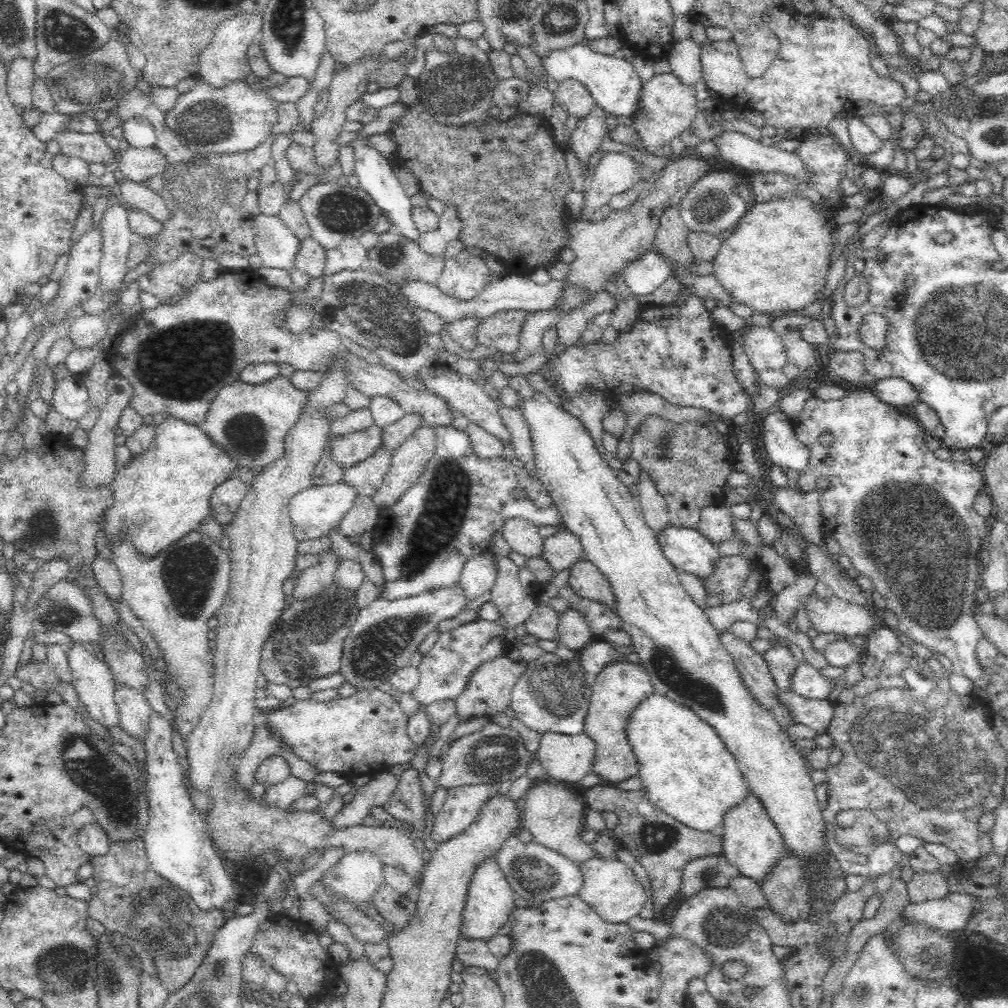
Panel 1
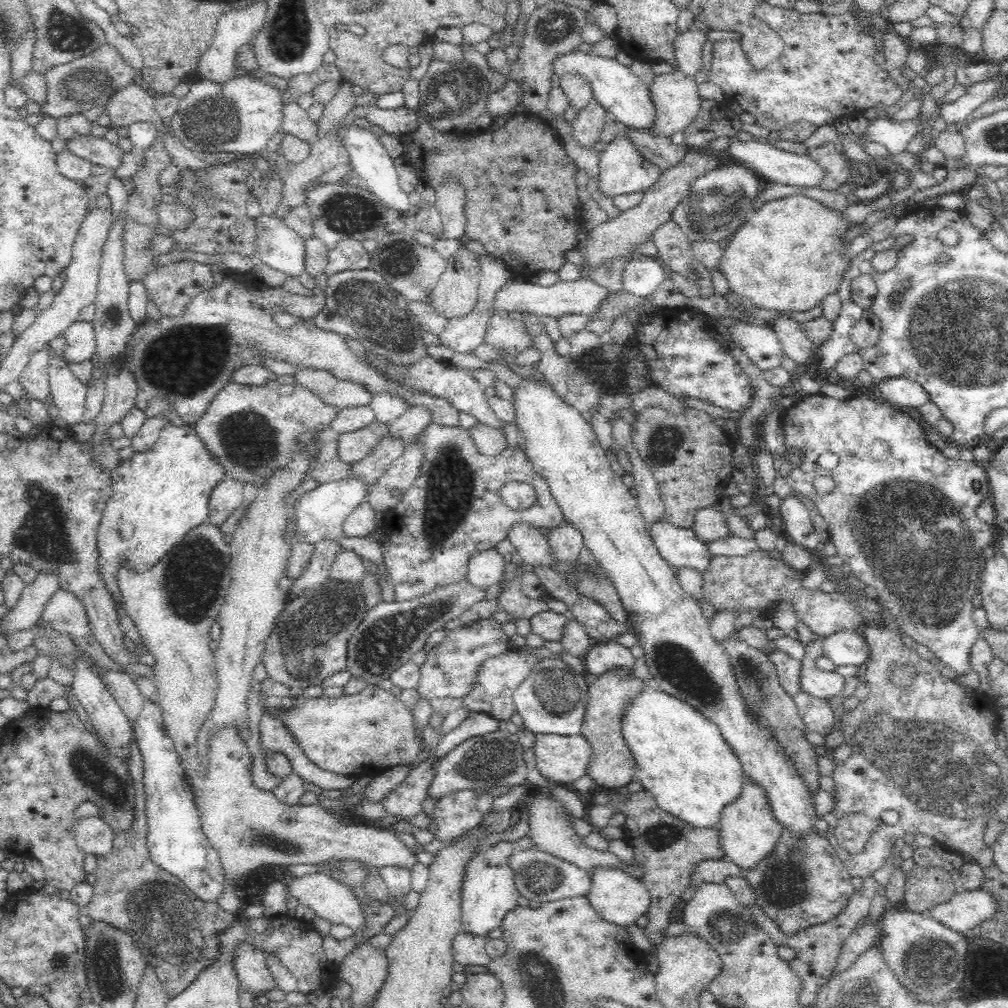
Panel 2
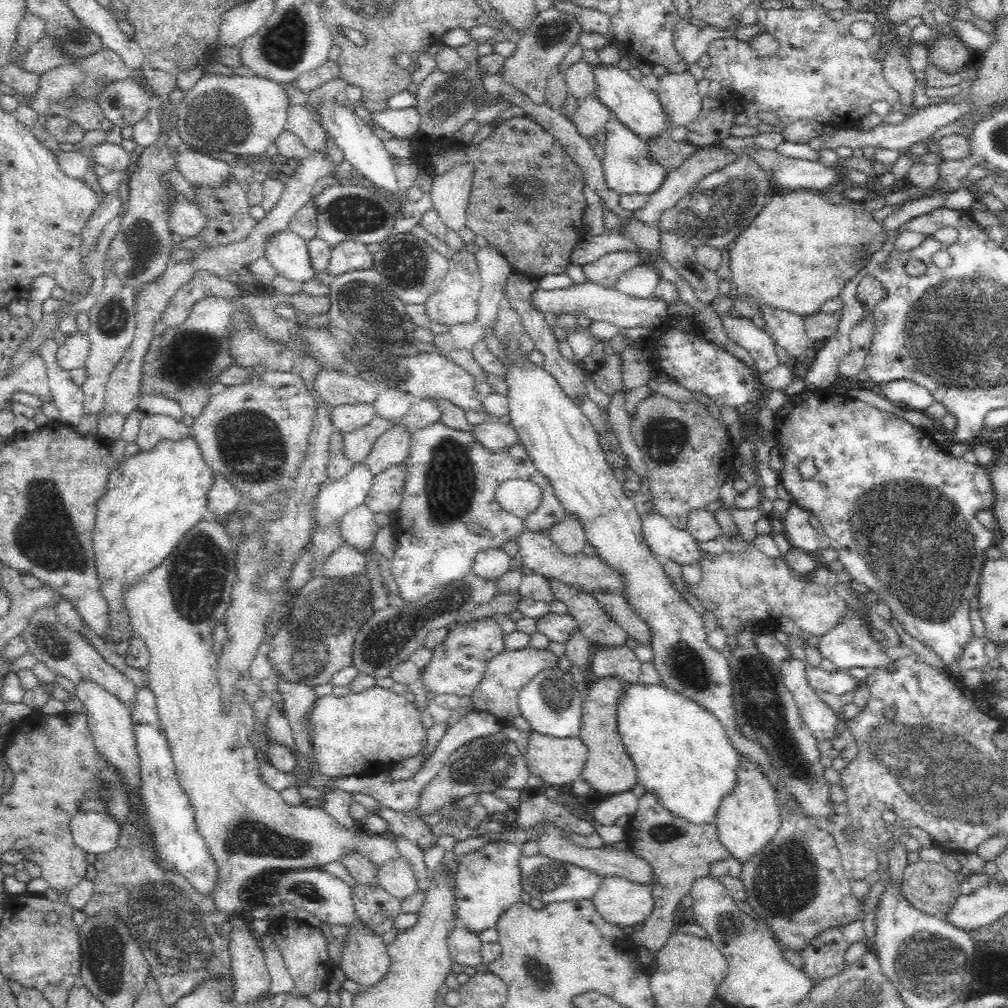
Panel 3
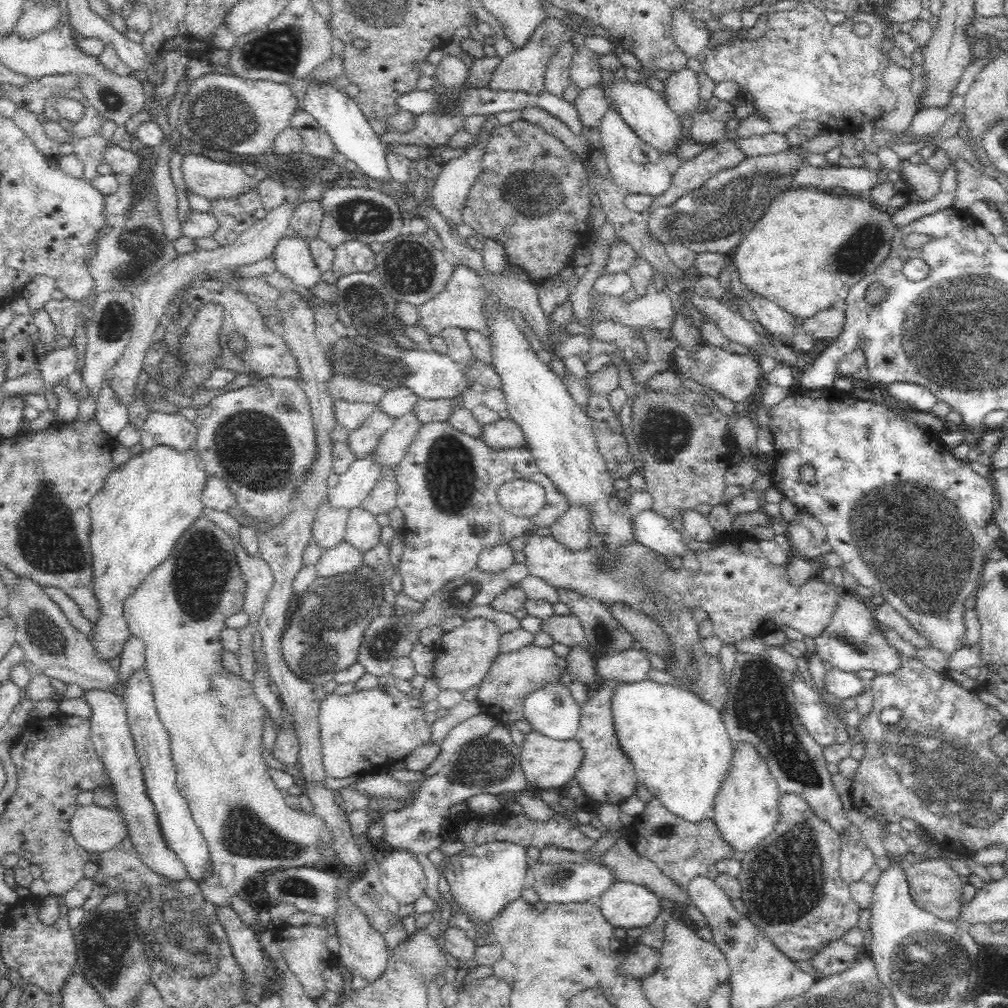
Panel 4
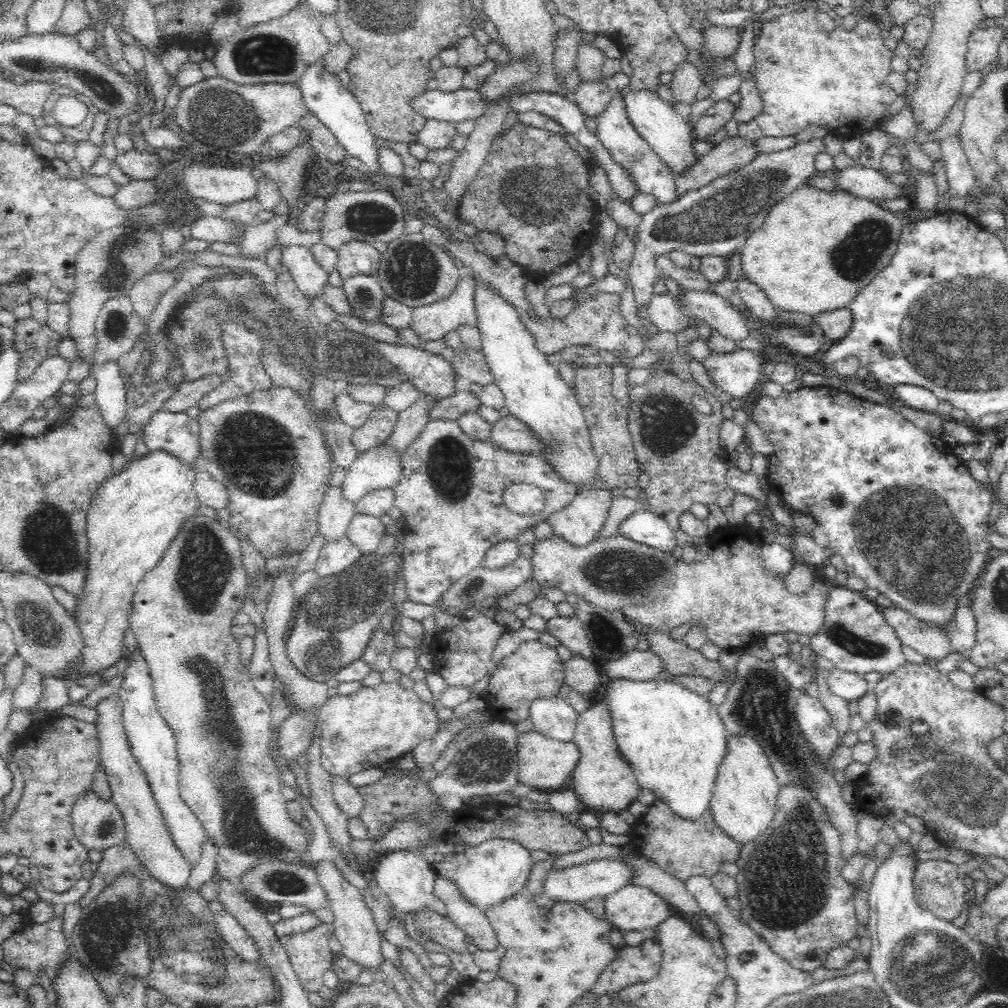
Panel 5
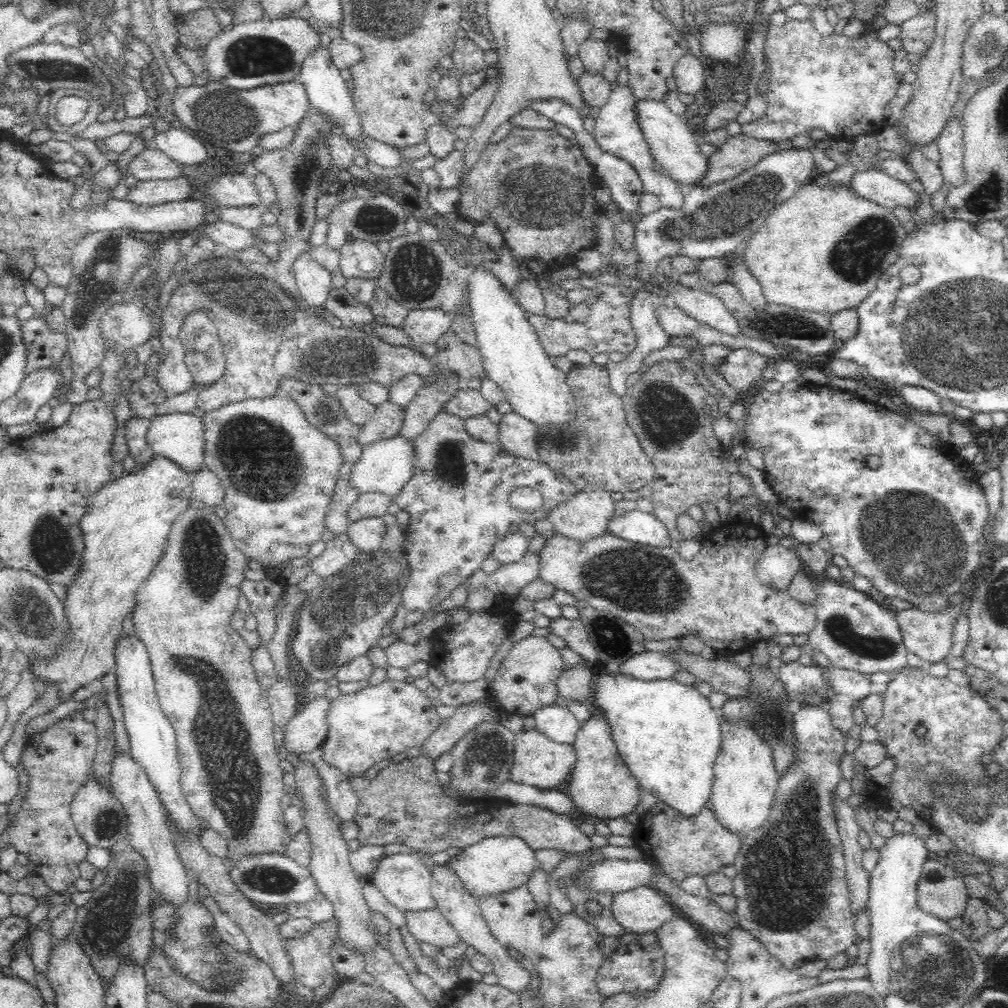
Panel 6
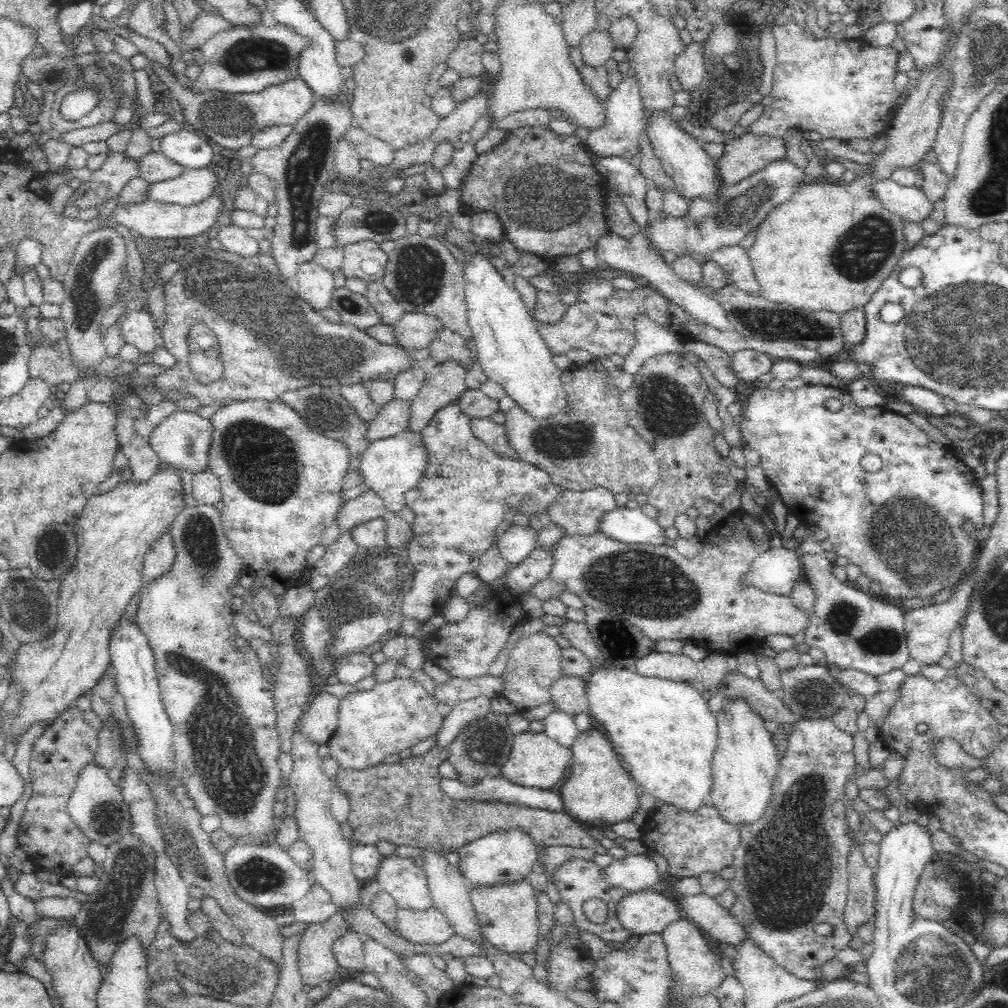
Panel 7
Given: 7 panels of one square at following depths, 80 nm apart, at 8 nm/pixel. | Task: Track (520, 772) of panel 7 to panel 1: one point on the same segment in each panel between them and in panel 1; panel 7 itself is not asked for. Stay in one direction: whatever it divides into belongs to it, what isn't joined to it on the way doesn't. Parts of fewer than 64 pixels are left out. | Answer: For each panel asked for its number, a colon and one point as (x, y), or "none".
1: (565, 757)
2: (559, 758)
3: (558, 761)
4: (548, 763)
5: (545, 764)
6: (538, 761)

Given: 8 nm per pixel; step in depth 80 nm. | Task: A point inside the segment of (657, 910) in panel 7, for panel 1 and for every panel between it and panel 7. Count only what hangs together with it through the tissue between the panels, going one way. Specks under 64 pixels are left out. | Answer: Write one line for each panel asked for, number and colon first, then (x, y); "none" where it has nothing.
1: (609, 886)
2: (619, 898)
3: (621, 902)
4: (625, 905)
5: (631, 907)
6: (642, 909)

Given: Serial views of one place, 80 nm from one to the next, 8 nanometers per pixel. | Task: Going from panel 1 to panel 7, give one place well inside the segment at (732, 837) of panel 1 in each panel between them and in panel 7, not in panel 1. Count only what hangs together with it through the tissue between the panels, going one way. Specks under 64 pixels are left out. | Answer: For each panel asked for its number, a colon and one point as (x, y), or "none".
2: (748, 832)
3: (747, 819)
4: (746, 810)
5: (744, 798)
6: (745, 780)
7: (745, 762)

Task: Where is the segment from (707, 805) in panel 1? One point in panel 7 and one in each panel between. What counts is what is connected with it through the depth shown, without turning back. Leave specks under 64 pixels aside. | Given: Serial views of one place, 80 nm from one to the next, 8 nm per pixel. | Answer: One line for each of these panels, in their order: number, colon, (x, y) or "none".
2: (682, 759)
3: (681, 752)
4: (681, 751)
5: (673, 738)
6: (668, 734)
7: (663, 730)

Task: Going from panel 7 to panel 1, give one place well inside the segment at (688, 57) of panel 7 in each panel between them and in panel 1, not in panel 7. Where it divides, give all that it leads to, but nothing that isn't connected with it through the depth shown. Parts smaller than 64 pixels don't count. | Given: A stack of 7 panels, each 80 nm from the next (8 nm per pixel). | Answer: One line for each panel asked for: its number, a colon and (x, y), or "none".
1: (666, 108)
2: (676, 98)
3: (678, 94)
4: (681, 90)
5: (686, 82)
6: (689, 73)

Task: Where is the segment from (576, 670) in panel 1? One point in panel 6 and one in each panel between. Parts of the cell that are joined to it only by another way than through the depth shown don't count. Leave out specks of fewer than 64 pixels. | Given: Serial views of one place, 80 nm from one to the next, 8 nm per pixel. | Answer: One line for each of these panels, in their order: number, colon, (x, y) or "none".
2: (552, 699)
3: (551, 702)
4: (551, 710)
5: (553, 716)
6: (557, 722)

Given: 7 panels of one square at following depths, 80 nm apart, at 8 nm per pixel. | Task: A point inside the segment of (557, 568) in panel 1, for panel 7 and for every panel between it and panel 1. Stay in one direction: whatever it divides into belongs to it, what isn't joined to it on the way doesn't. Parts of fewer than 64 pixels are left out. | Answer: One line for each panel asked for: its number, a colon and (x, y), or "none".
2: (565, 542)
3: (568, 535)
4: (573, 529)
5: (579, 523)
6: (586, 515)
7: (578, 513)

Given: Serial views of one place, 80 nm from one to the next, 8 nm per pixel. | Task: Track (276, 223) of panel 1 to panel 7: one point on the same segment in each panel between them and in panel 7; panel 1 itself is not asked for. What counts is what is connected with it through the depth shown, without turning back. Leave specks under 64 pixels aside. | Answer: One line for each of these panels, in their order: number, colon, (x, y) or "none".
2: (281, 248)
3: (287, 252)
4: (291, 255)
5: (310, 278)
6: (314, 281)
7: (316, 284)

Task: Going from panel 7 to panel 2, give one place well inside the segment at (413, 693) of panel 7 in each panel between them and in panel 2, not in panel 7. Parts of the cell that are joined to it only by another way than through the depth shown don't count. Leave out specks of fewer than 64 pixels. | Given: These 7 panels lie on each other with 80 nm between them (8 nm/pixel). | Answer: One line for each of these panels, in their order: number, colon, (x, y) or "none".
2: (364, 734)
3: (365, 733)
4: (361, 733)
5: (372, 727)
6: (374, 723)

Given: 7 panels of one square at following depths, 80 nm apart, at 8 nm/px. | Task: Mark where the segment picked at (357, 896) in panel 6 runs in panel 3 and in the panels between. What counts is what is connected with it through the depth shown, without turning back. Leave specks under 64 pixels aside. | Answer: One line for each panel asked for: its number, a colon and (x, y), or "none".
3: (365, 960)
4: (363, 952)
5: (360, 939)

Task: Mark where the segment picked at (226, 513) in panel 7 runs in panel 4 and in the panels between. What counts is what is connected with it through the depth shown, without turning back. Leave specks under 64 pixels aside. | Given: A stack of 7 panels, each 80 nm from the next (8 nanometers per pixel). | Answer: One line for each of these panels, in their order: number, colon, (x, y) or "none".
4: (259, 438)
5: (266, 448)
6: (278, 471)

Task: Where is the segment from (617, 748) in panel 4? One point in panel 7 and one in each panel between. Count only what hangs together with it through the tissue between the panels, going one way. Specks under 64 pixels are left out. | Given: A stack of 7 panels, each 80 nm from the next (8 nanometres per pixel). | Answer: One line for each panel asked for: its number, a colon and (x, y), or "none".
5: (603, 780)
6: (601, 786)
7: (599, 791)

